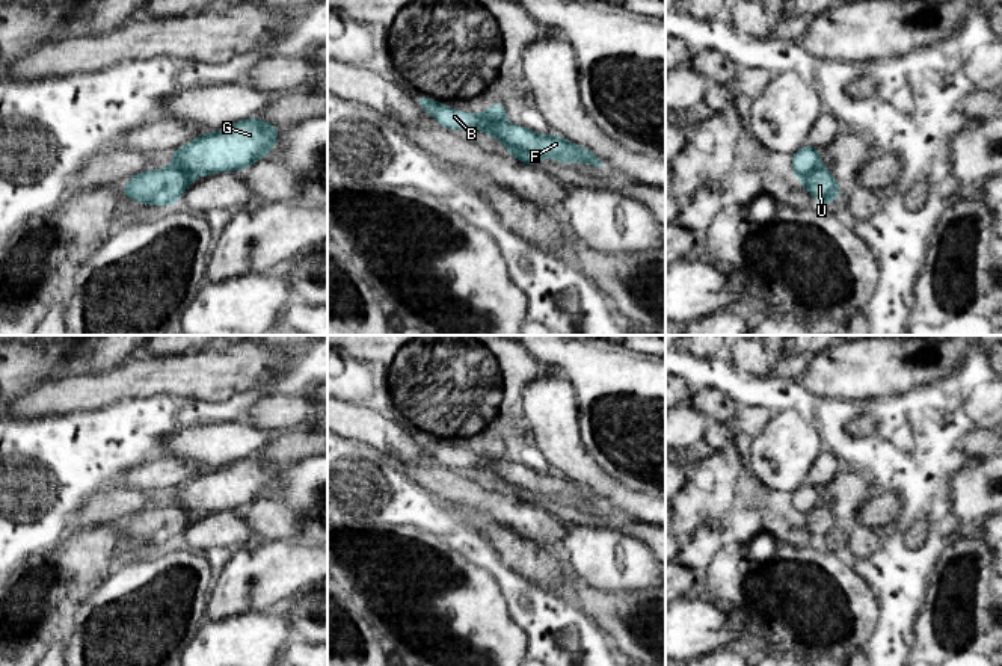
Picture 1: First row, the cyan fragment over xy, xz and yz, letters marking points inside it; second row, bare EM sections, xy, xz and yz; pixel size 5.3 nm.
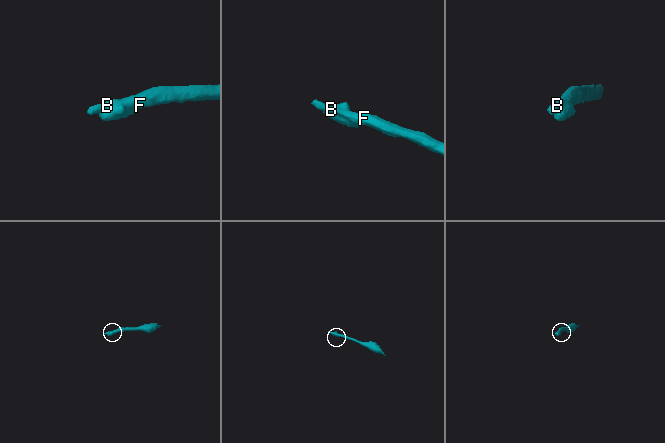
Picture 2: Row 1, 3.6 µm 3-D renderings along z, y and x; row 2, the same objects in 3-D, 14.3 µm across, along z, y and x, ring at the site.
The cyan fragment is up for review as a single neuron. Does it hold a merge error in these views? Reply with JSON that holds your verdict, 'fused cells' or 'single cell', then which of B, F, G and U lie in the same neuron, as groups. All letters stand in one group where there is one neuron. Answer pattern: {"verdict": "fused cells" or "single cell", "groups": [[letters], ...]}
{"verdict": "fused cells", "groups": [["B", "F", "G"], ["U"]]}

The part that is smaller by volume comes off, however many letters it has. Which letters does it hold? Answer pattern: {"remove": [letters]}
{"remove": ["U"]}

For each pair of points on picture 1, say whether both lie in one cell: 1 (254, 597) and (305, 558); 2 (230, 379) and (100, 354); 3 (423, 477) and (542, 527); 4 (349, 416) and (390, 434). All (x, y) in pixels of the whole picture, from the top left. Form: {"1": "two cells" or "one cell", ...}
{"1": "one cell", "2": "two cells", "3": "one cell", "4": "one cell"}

